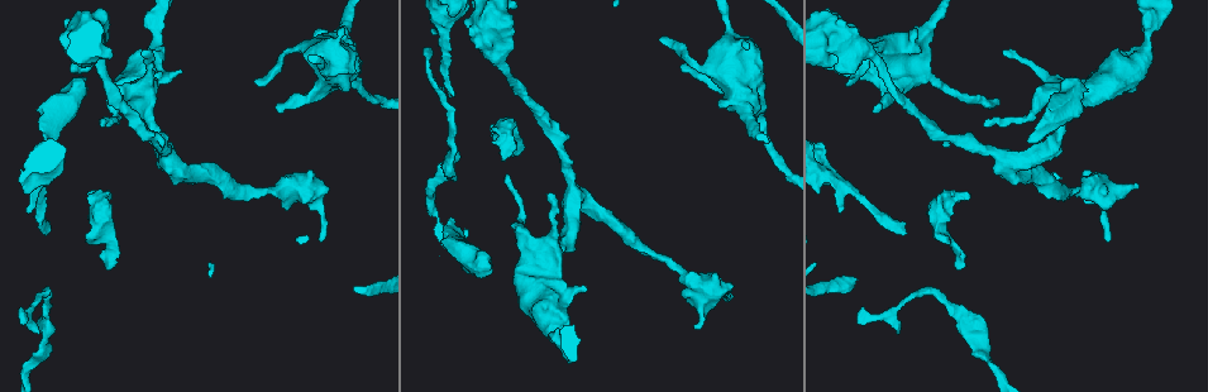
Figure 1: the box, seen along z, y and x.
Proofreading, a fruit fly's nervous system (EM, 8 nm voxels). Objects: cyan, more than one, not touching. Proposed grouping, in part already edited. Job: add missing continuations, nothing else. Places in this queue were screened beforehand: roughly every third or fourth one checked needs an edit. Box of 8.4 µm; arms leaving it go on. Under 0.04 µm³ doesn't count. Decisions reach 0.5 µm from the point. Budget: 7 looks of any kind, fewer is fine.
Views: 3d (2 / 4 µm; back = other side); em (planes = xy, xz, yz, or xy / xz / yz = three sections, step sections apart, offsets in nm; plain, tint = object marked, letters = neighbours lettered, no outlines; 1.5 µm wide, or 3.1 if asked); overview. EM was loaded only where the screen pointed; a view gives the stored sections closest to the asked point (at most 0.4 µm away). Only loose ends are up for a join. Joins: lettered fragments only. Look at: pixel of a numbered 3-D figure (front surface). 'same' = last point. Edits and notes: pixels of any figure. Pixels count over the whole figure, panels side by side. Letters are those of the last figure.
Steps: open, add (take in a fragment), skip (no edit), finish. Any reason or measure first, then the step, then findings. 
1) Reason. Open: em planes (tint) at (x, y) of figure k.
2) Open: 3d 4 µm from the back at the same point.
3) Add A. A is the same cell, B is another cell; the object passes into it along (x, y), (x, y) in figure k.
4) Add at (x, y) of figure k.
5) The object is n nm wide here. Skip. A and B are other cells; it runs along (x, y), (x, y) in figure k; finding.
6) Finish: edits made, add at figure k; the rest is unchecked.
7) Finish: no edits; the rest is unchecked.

Branch stops here. Open: 3d 4 µm at (450, 94) of figure 1.

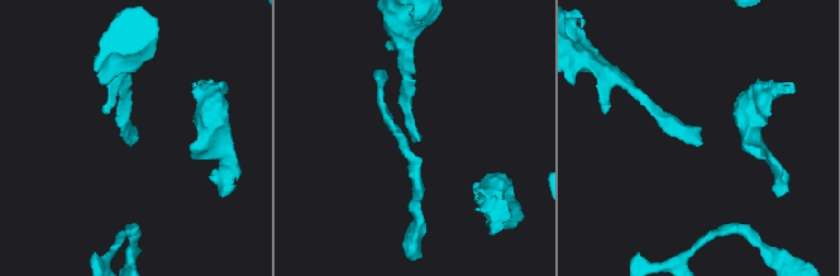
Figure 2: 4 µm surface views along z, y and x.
Open: em xy step 4 (tint) at (702, 143) of figure 2.

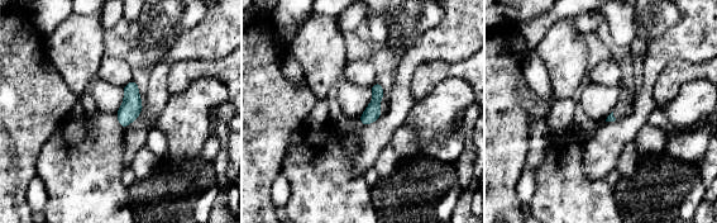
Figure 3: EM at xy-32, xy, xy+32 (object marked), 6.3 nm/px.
Another direction. Open: em planes (letters) at the same point.

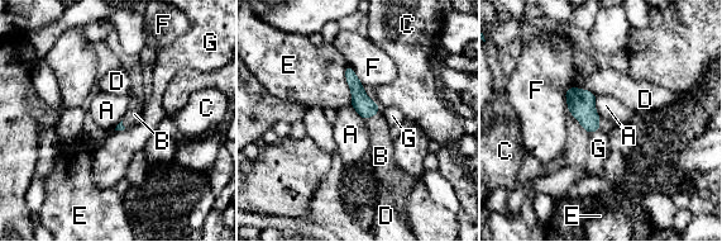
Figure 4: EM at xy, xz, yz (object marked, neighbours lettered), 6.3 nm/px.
Add B. B is the same cell, A, C, D, E, F and G are other cells; it goes on there.

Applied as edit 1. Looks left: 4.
Open: overview.

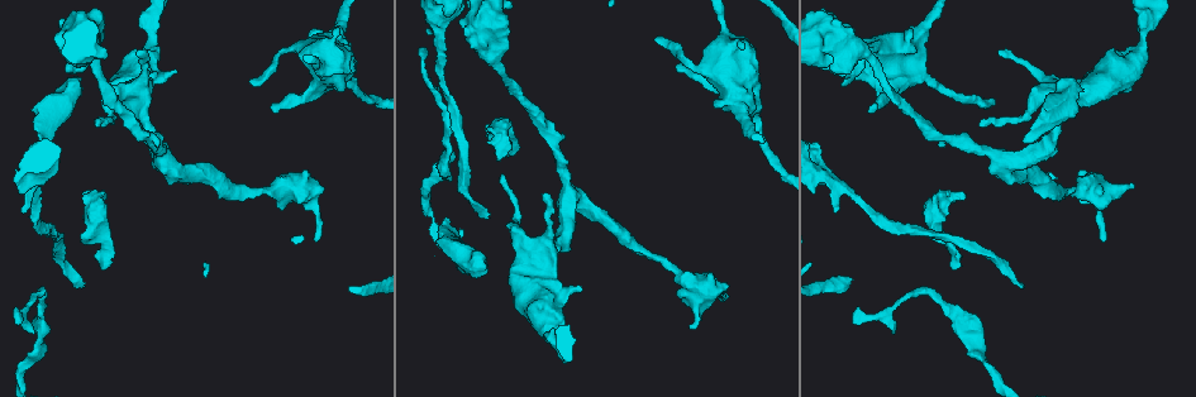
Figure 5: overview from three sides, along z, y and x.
Tapers out. Open: em planes (letters) at (418, 53) of figure 5.

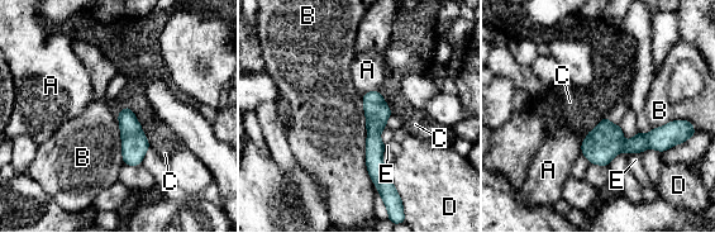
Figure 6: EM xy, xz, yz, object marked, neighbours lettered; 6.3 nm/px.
The object is 100 nm wide here. Skip. A, B, C, D and E are other cells; it runs along (675, 125), (661, 139), (584, 147) in figure 6; no lettered fragment goes on from it.

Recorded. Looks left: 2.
Finish: edits made, add at figure 4; the rest is unchecked.

